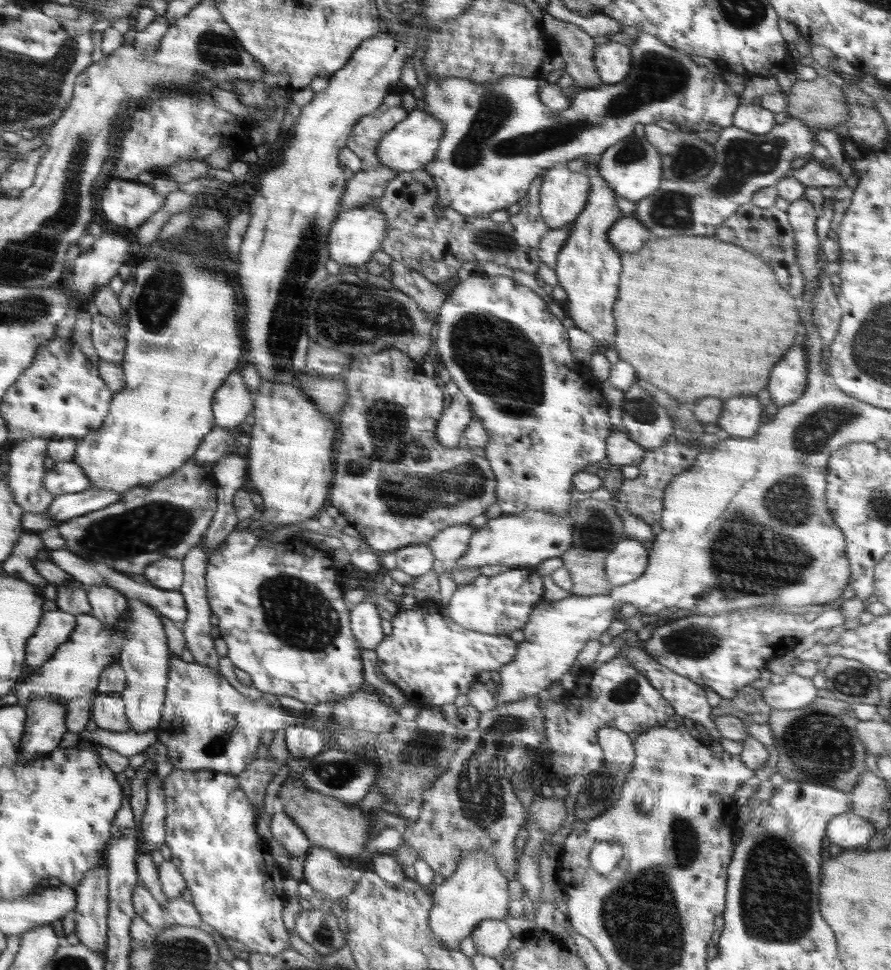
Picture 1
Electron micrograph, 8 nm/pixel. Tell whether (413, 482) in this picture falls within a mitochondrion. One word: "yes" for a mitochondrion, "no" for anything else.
yes

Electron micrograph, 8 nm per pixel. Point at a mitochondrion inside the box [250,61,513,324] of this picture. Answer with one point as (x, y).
(450, 99)

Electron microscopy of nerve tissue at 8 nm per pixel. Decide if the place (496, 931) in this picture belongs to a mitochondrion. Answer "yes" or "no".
no

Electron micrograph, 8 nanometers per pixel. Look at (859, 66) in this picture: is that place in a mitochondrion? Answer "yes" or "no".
no

